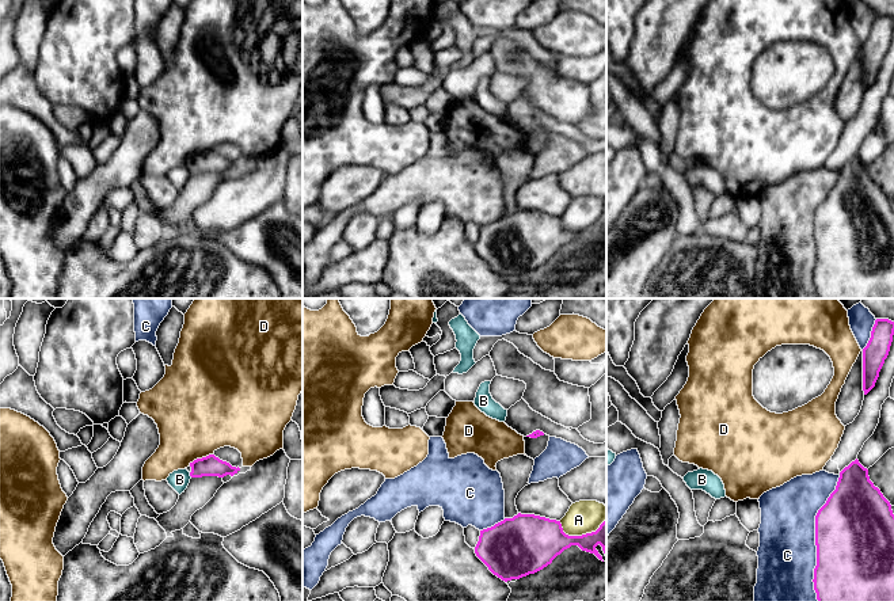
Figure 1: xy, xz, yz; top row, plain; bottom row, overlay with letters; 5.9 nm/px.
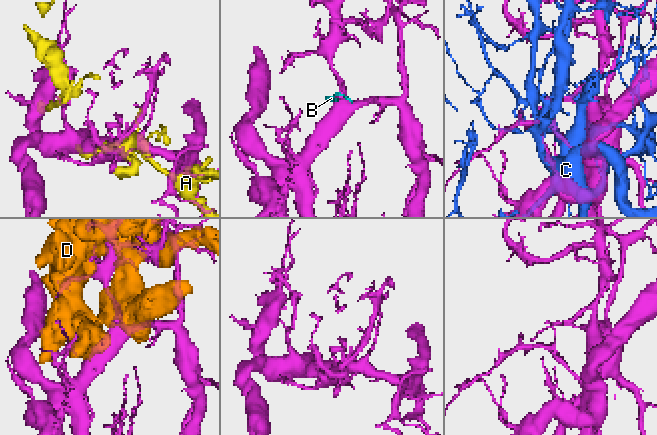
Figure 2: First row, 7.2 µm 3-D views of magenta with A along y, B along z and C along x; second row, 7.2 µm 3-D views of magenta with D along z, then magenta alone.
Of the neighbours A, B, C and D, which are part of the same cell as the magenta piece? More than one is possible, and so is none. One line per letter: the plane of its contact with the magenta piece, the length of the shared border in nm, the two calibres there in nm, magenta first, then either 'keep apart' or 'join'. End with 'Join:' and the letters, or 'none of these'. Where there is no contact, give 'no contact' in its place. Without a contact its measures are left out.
A: meets magenta in xz; contact 280 nm long; 260 nm thick on the magenta side, 190 nm on the other; keep apart
B: meets magenta in xy; contact 40 nm long; 130 nm thick on the magenta side, 120 nm on the other; keep apart
C: meets magenta in yz; contact 750 nm long; 460 nm thick on the magenta side, 360 nm on the other; keep apart
D: meets magenta in xy; contact 160 nm long; 130 nm thick on the magenta side, 460 nm on the other; keep apart
Join: none of these

